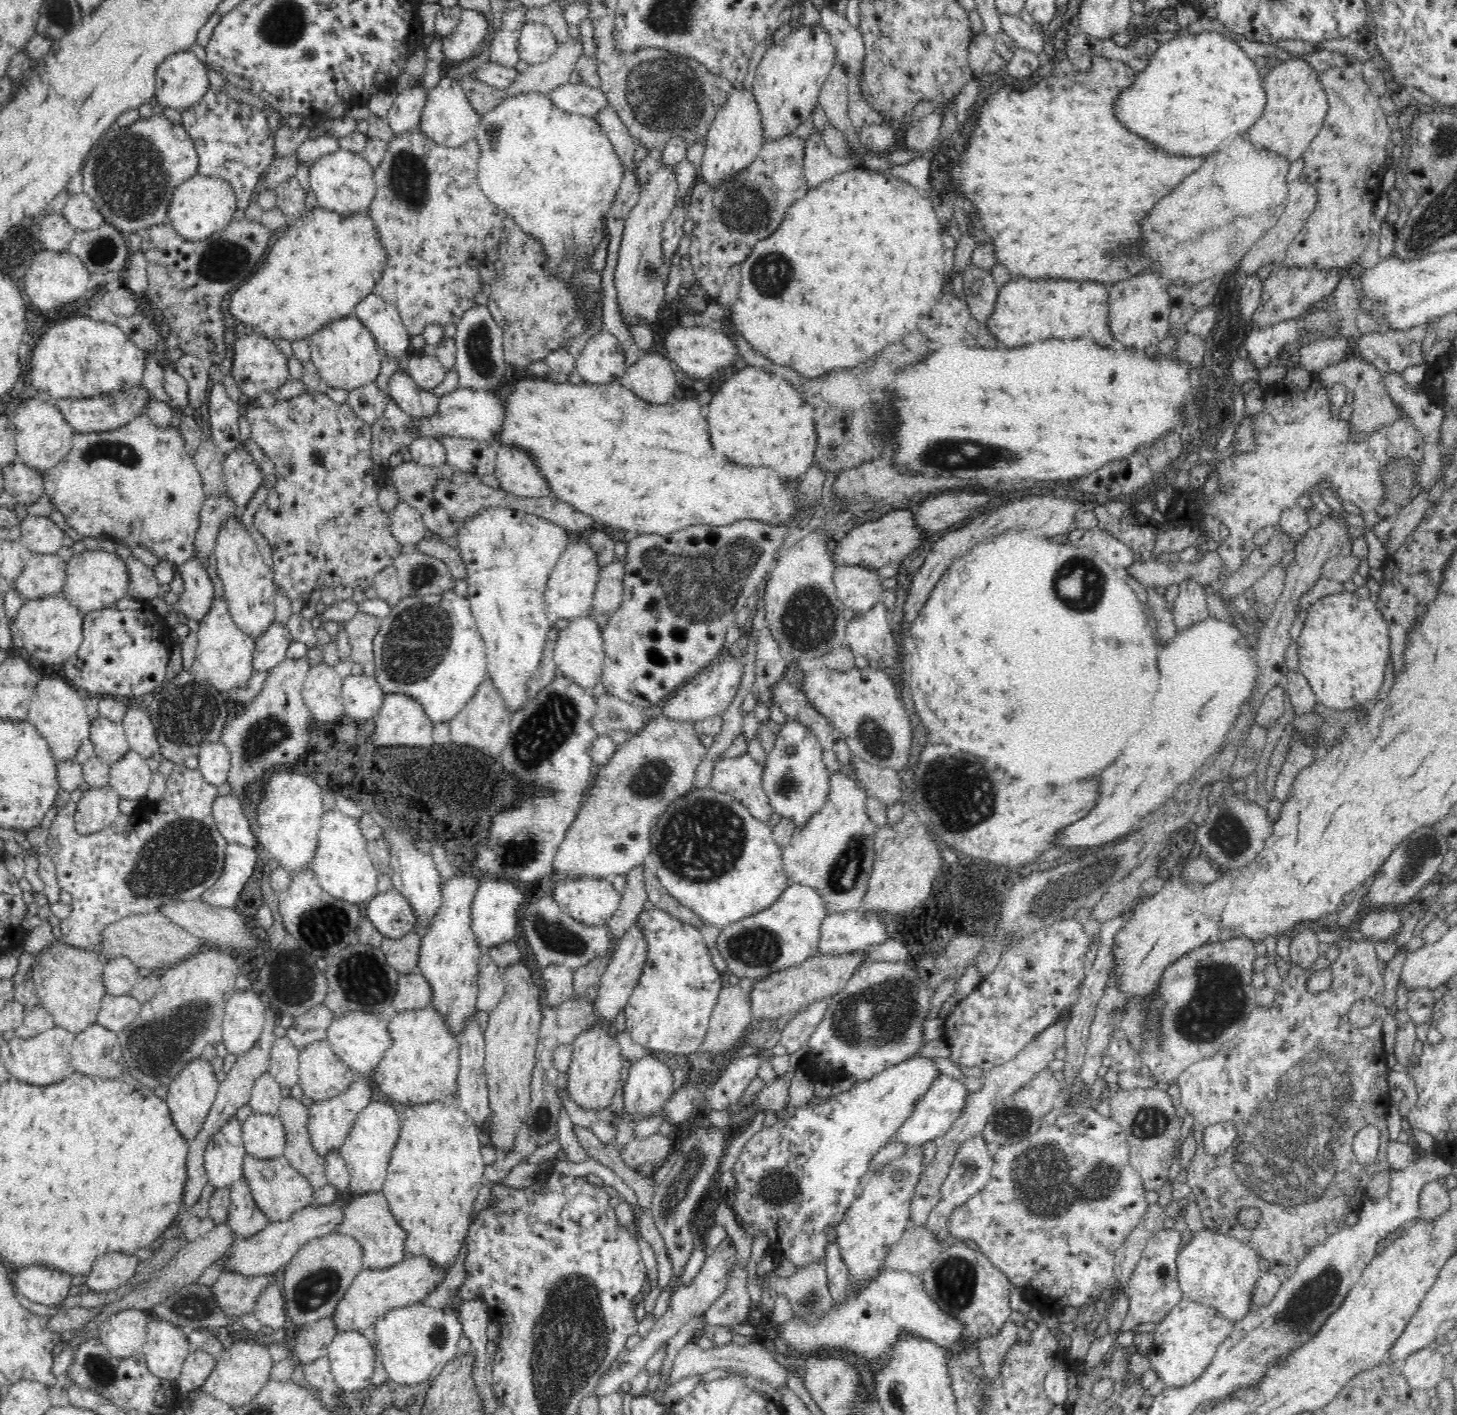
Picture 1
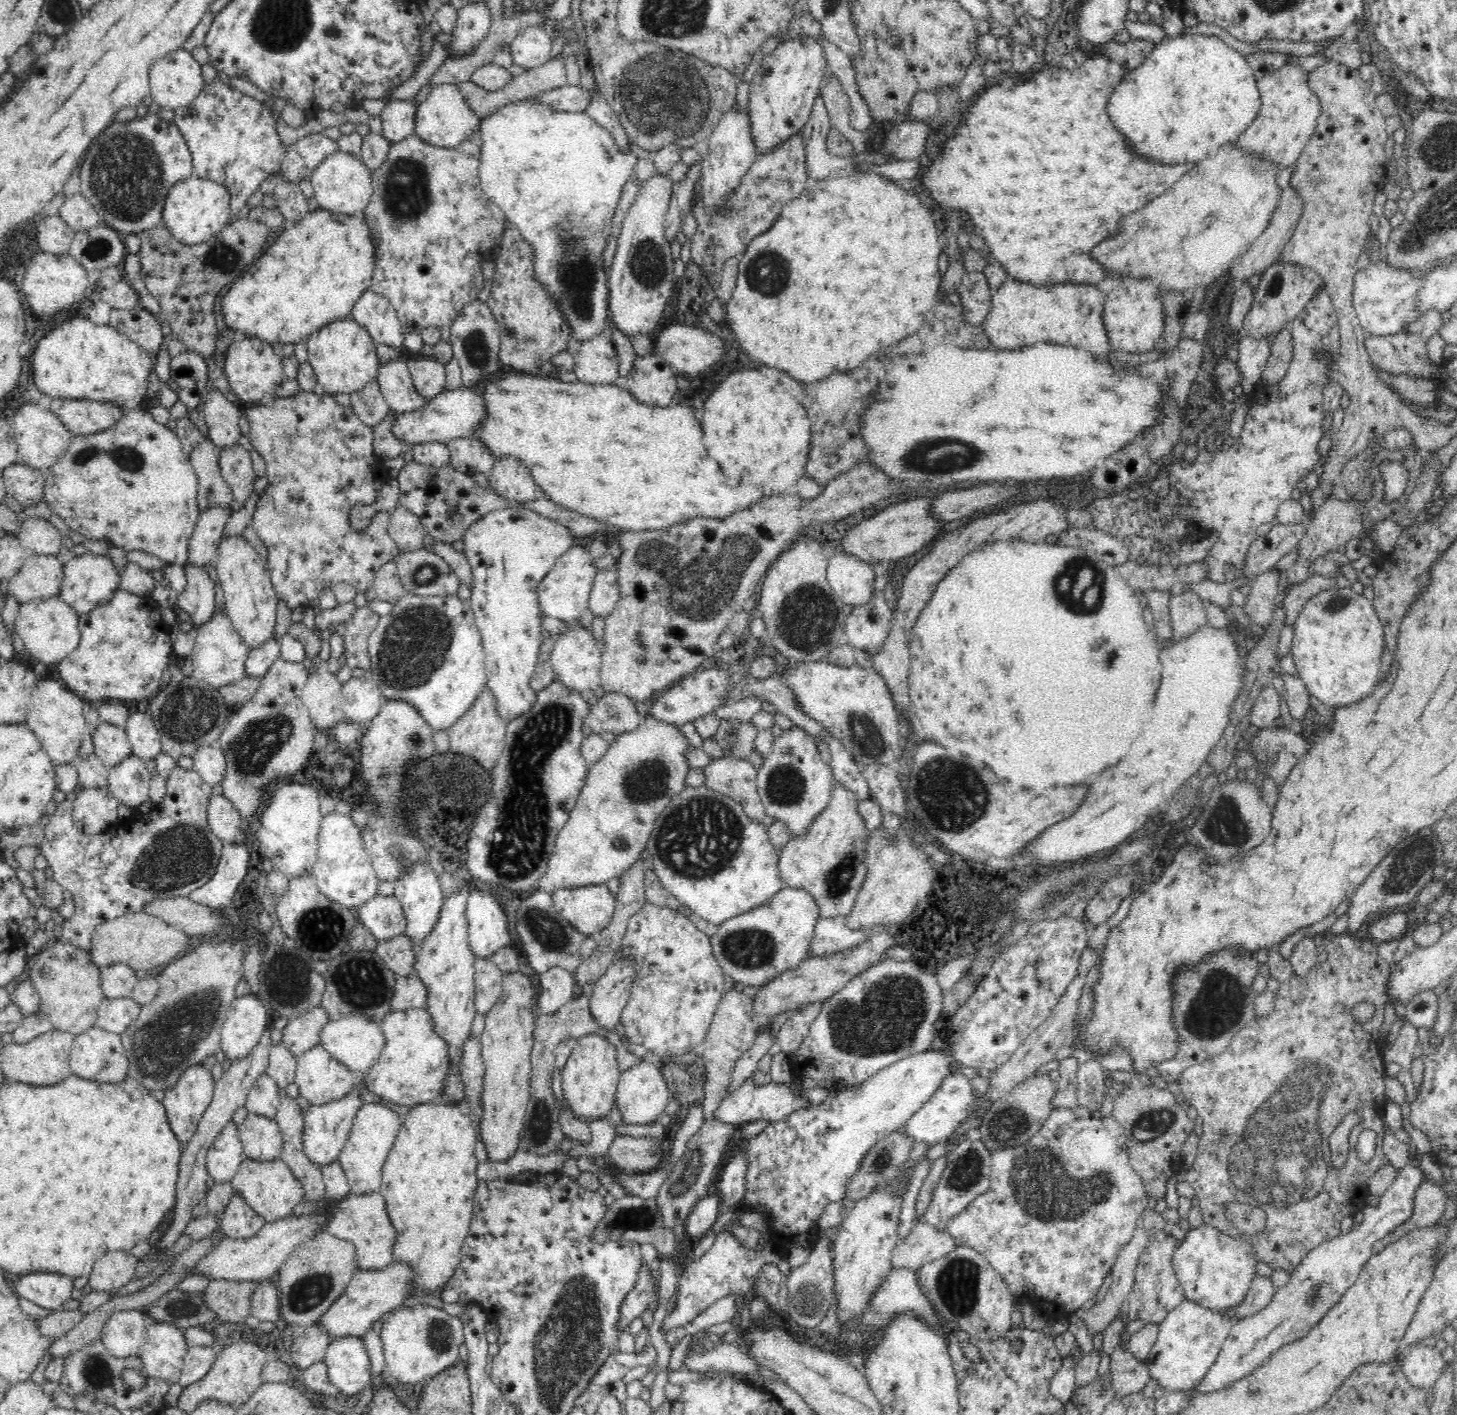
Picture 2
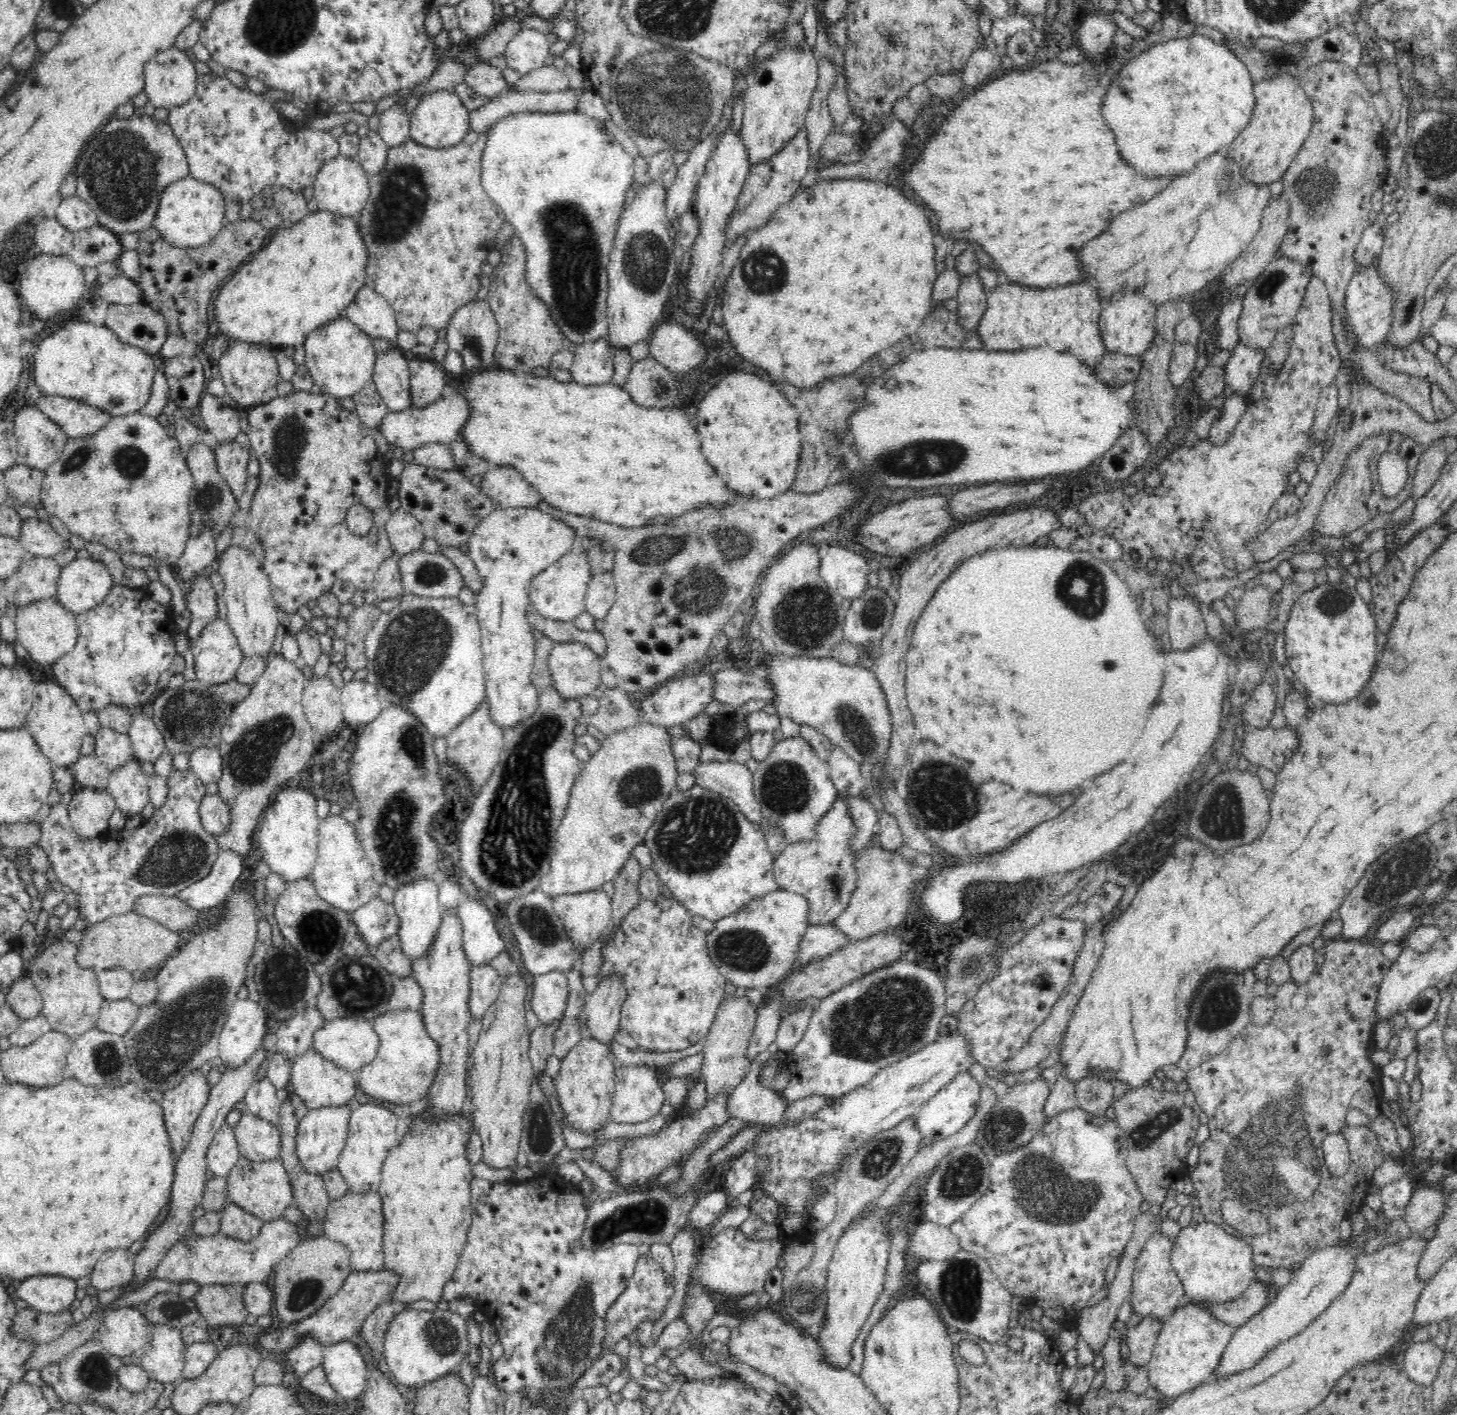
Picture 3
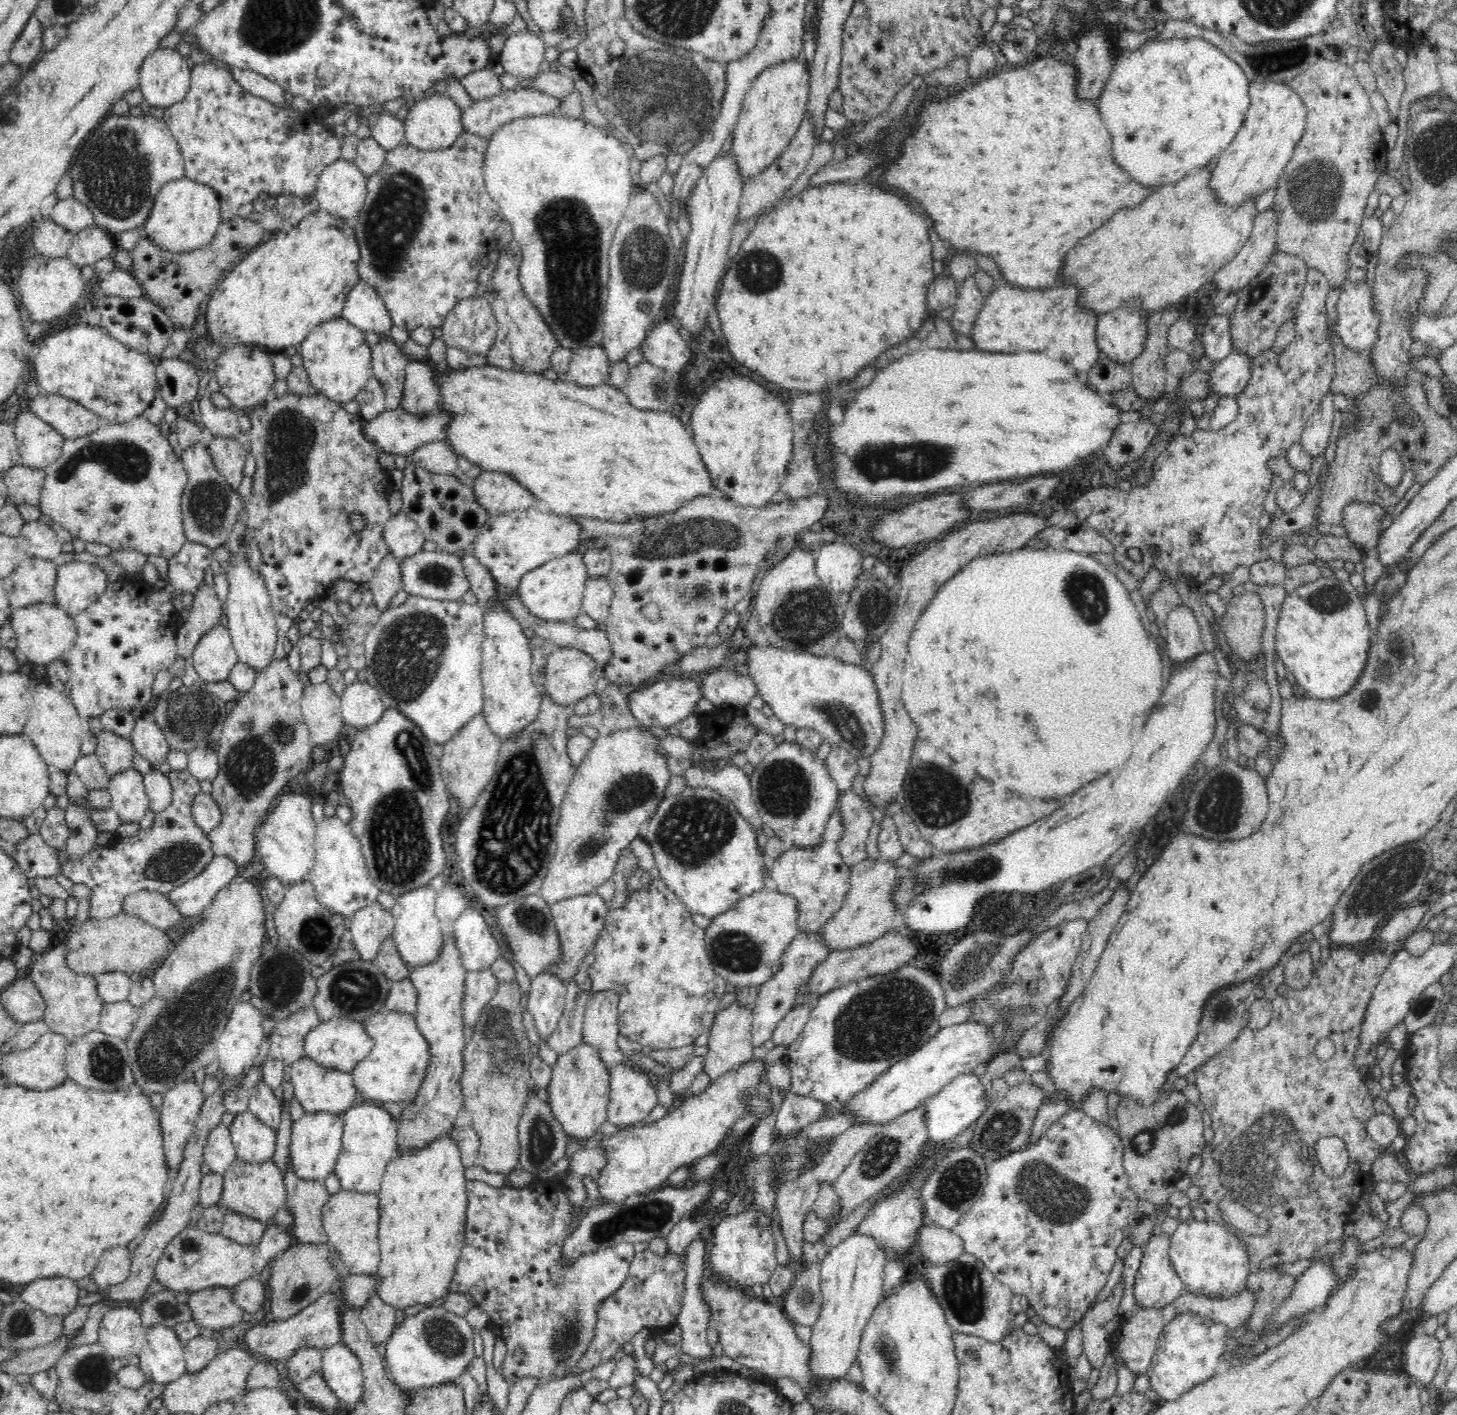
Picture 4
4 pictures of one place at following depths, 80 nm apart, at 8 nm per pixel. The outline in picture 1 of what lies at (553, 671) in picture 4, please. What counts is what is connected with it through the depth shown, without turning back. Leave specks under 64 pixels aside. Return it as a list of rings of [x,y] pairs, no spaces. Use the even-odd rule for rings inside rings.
[[[588,614],[568,621],[565,629],[559,631],[559,637],[553,647],[557,674],[564,675],[582,688],[594,688],[598,682],[601,682],[604,662],[602,632],[603,629],[600,629],[594,616],[590,617]]]

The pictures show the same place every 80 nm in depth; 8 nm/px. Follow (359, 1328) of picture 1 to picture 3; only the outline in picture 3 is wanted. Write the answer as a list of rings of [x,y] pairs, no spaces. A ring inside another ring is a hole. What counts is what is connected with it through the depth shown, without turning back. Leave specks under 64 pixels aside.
[[[390,1270],[354,1272],[352,1271],[349,1278],[344,1281],[342,1288],[330,1296],[318,1312],[312,1316],[298,1320],[298,1322],[288,1323],[285,1329],[275,1329],[274,1331],[266,1330],[266,1334],[258,1336],[258,1343],[266,1351],[272,1352],[271,1357],[277,1353],[288,1352],[292,1350],[304,1336],[316,1338],[323,1347],[338,1344],[343,1341],[349,1341],[356,1338],[361,1333],[364,1320],[376,1310],[378,1304],[392,1301],[392,1290],[398,1284],[401,1276]]]

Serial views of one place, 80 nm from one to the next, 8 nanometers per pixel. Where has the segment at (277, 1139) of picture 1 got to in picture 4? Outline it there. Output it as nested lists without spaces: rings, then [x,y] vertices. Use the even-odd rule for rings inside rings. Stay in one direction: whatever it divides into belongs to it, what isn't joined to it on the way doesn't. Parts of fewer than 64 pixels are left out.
[[[249,1110],[235,1115],[229,1126],[238,1158],[263,1163],[272,1159],[276,1148],[275,1132]]]

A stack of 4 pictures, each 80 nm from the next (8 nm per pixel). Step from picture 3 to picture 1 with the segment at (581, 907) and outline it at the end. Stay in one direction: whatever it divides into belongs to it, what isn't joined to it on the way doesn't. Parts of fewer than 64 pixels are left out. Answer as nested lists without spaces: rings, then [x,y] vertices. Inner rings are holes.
[[[610,878],[564,879],[554,883],[551,890],[558,907],[586,926],[606,925],[620,904],[620,895]]]

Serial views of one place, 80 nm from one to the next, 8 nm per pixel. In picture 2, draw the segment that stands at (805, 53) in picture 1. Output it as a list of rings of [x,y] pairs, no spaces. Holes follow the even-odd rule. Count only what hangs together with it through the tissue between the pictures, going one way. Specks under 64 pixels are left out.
[[[816,37],[786,39],[764,58],[750,81],[748,115],[757,153],[768,153],[790,137],[801,134],[828,68]]]

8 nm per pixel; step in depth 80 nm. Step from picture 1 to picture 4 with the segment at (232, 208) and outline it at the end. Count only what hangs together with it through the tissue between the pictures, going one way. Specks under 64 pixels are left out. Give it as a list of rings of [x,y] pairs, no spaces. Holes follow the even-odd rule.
[[[184,176],[160,188],[141,231],[163,250],[192,252],[209,244],[223,221],[216,191]]]

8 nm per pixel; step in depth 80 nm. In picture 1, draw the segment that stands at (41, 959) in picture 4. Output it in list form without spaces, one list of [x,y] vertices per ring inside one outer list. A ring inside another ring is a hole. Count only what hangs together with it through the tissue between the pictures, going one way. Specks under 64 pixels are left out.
[[[60,940],[35,956],[28,978],[35,987],[39,1005],[52,1015],[55,1026],[77,1035],[96,1023],[103,997],[107,995],[102,978],[104,961],[100,956]]]

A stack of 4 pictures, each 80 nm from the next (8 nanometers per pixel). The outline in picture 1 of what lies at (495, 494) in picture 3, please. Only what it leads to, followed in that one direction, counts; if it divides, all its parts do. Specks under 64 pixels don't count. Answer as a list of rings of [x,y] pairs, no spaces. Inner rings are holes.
[[[498,445],[494,475],[502,490],[519,497],[542,498],[553,495],[546,479],[538,473],[532,454],[514,445]]]

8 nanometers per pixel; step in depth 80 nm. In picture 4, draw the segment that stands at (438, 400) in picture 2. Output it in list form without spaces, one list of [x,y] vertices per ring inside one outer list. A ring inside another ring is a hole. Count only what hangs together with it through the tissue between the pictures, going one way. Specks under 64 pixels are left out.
[[[400,408],[393,411],[384,411],[370,422],[364,421],[362,433],[368,441],[378,446],[380,452],[390,452],[395,456],[398,454],[407,455],[413,453],[418,447],[427,443],[441,441],[446,442],[446,428],[450,424],[450,413],[438,408],[433,413],[420,416]]]

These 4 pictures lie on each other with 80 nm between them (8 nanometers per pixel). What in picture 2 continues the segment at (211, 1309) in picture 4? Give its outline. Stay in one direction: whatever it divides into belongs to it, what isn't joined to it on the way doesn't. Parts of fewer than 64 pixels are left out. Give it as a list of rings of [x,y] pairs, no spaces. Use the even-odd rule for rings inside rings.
[[[214,1279],[204,1290],[204,1301],[216,1313],[218,1322],[244,1322],[251,1314],[250,1296],[259,1283]]]

